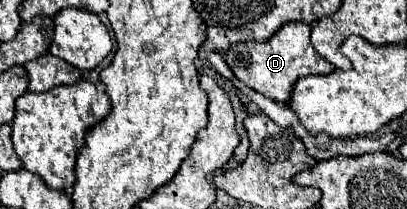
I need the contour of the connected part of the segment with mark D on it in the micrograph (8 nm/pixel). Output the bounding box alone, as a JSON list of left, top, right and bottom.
[225,23,335,103]

